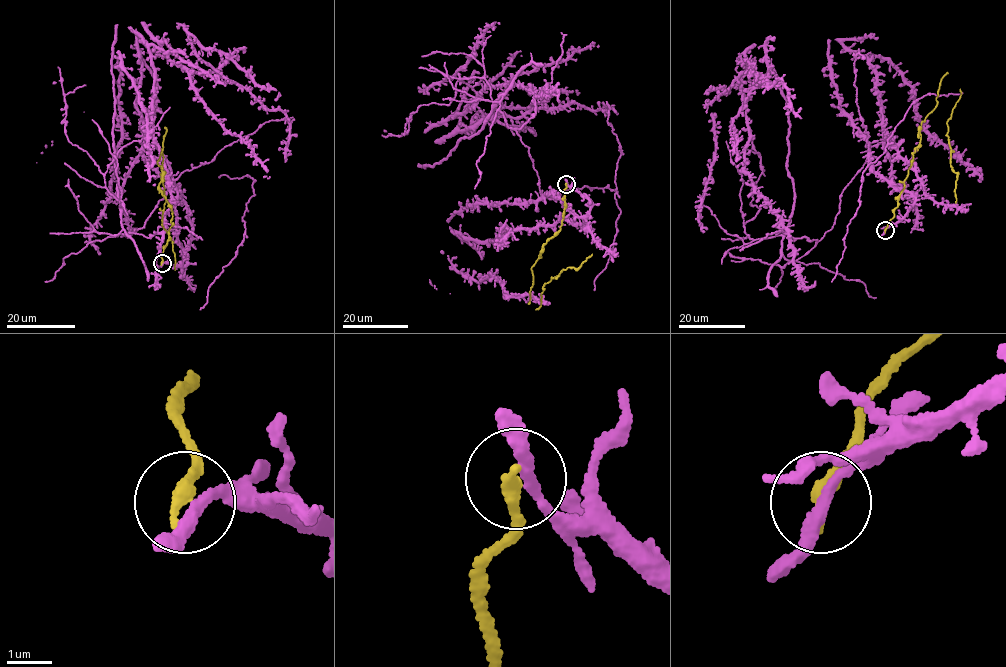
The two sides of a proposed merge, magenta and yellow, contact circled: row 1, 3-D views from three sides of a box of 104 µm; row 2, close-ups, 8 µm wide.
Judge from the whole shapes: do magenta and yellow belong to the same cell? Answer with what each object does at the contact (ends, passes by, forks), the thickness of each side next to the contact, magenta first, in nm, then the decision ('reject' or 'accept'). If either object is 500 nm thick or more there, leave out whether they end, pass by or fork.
magenta passes by; yellow ends there; 240 nm thick on the magenta side, 360 nm on the other; reject

